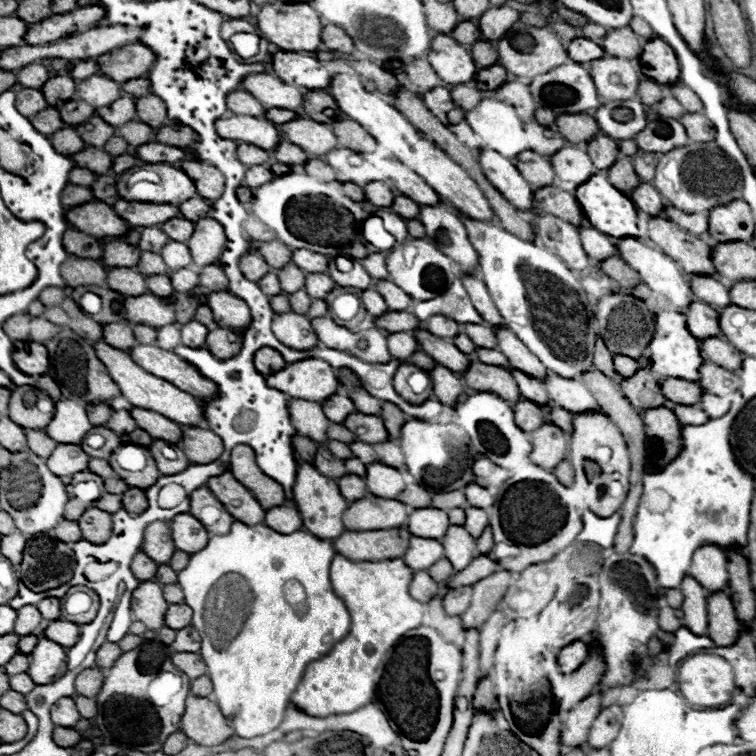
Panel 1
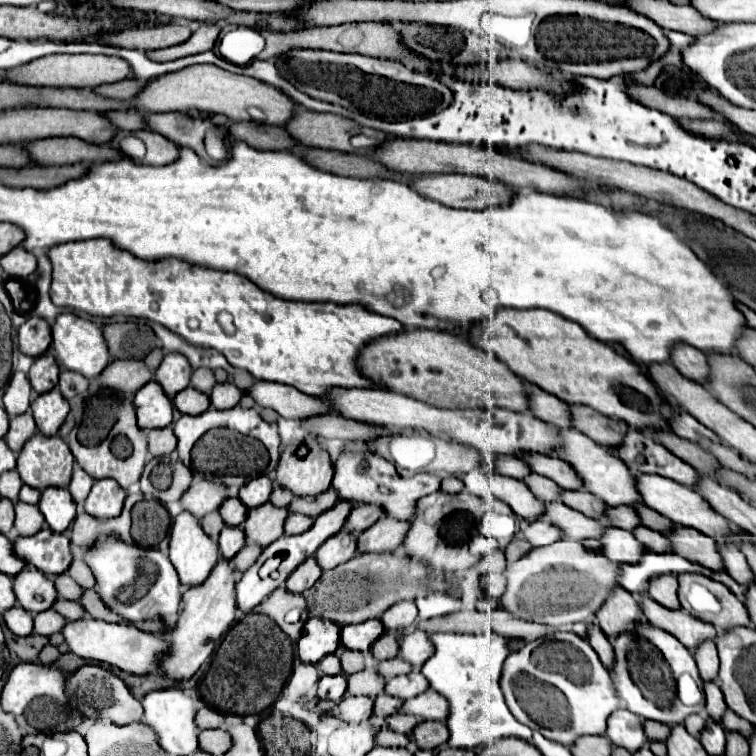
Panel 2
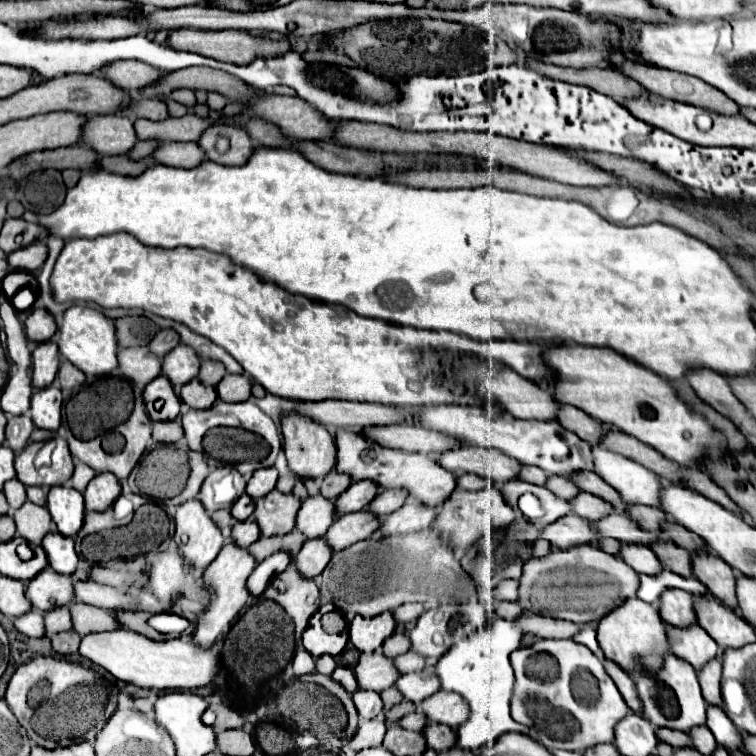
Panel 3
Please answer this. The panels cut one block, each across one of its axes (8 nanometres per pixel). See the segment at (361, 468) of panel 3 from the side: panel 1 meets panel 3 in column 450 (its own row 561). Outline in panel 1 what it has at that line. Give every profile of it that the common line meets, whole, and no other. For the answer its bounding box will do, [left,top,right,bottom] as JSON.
[448,556,498,588]

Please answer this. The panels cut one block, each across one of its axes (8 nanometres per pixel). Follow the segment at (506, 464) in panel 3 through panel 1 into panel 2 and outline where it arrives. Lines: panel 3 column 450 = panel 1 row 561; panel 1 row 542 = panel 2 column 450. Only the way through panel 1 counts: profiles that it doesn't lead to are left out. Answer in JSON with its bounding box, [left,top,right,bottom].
[424,438,484,476]

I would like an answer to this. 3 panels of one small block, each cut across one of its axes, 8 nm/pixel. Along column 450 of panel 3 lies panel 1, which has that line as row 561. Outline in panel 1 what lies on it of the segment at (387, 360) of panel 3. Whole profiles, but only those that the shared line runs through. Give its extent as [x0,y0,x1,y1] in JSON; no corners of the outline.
[290,554,424,718]

